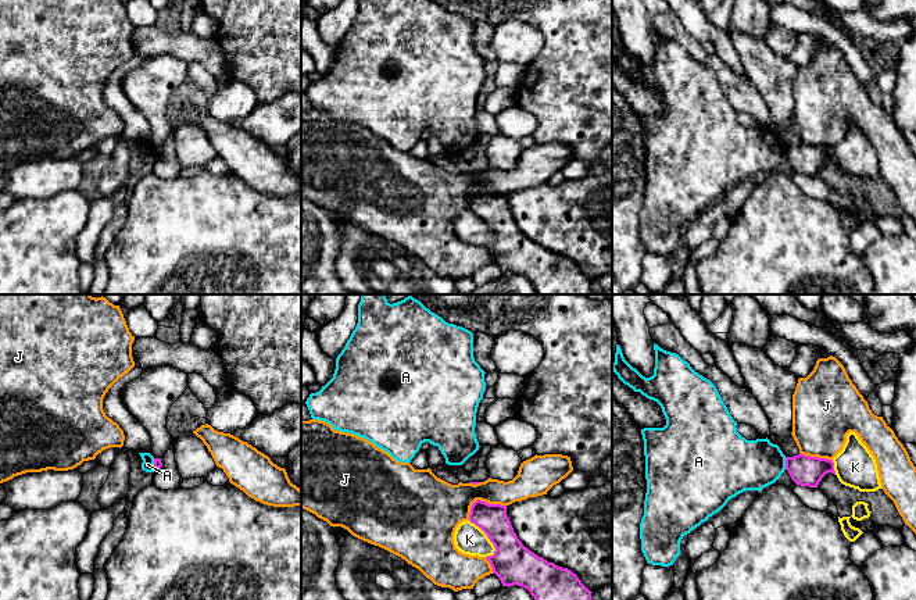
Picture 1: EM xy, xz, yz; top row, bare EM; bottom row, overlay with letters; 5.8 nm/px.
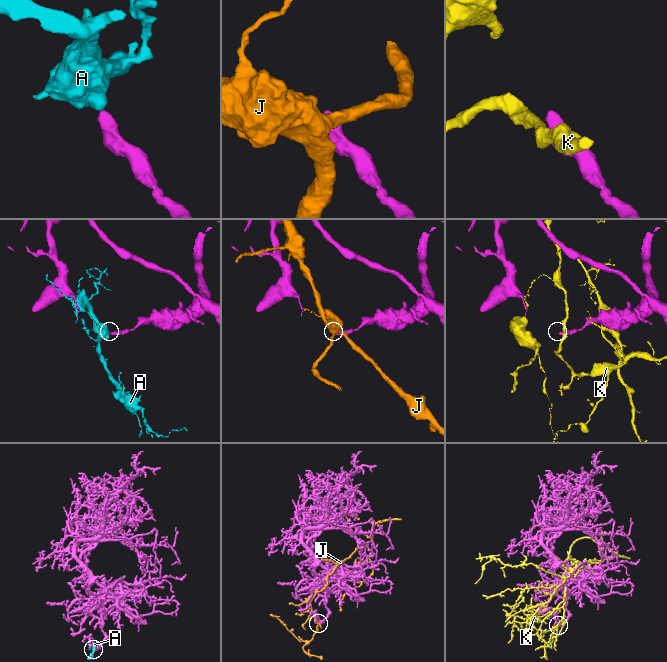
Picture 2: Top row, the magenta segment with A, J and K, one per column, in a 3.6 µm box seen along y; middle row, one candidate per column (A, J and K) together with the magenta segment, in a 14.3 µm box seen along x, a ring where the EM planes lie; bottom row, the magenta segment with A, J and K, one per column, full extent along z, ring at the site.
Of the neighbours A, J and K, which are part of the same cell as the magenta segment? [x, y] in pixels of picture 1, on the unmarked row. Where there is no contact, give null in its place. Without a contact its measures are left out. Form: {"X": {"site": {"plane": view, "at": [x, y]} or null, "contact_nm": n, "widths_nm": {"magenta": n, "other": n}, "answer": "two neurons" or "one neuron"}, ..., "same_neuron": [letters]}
{"A": {"site": {"plane": "yz", "at": [786, 152]}, "contact_nm": 70, "widths_nm": {"magenta": 180, "other": 300}, "answer": "two neurons"}, "J": {"site": {"plane": "xz", "at": [482, 190]}, "contact_nm": 240, "widths_nm": {"magenta": 180, "other": 300}, "answer": "two neurons"}, "K": {"site": {"plane": "xz", "at": [487, 225]}, "contact_nm": 260, "widths_nm": {"magenta": 240, "other": 180}, "answer": "two neurons"}, "same_neuron": []}

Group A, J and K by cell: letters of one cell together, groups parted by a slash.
A / J / K

